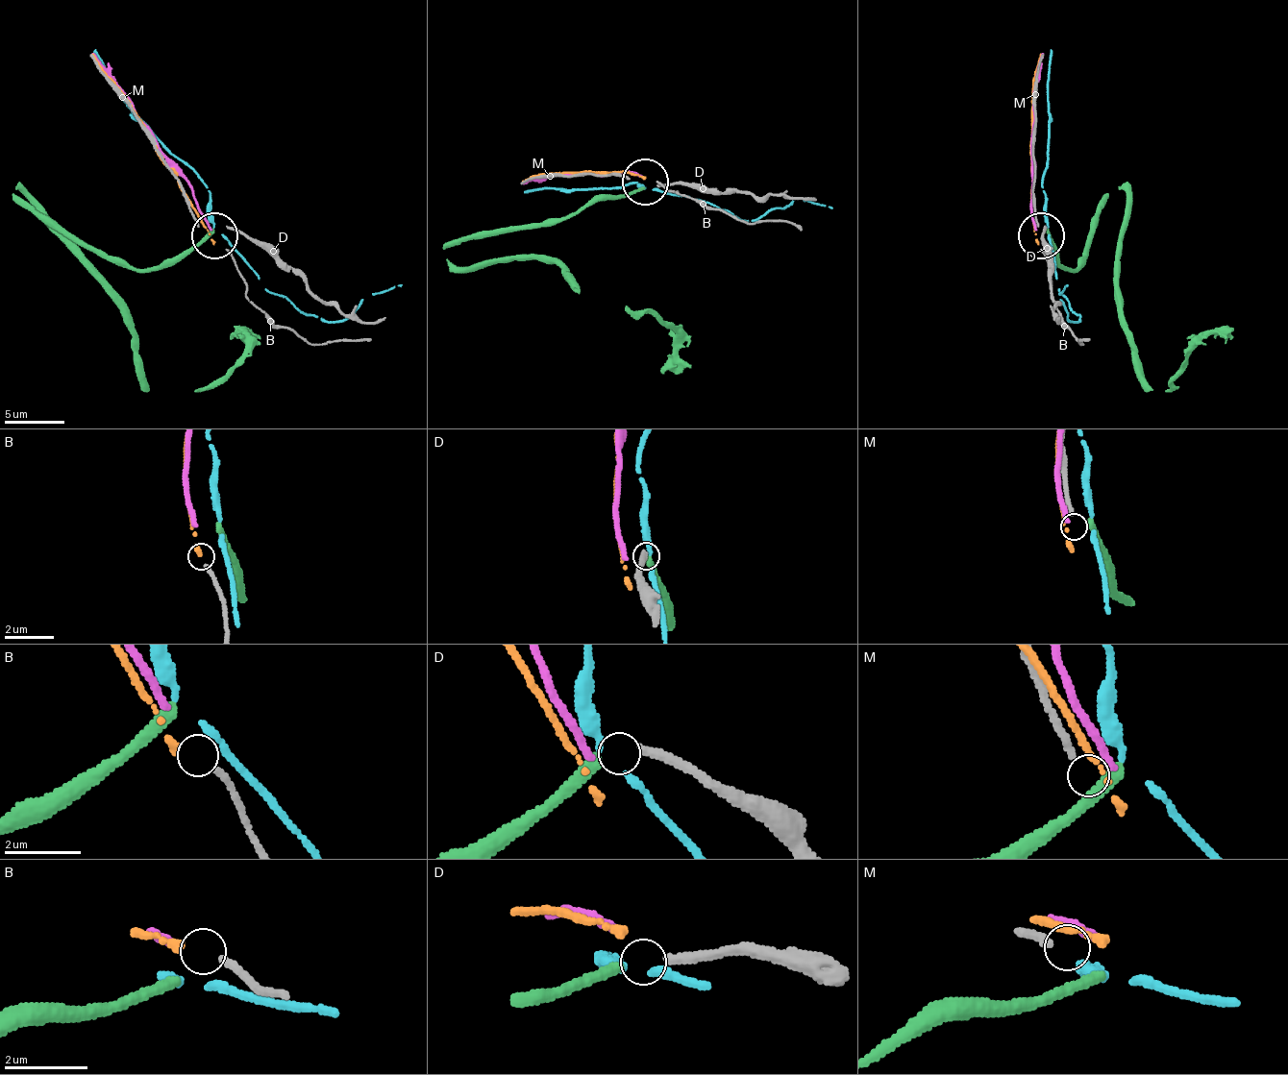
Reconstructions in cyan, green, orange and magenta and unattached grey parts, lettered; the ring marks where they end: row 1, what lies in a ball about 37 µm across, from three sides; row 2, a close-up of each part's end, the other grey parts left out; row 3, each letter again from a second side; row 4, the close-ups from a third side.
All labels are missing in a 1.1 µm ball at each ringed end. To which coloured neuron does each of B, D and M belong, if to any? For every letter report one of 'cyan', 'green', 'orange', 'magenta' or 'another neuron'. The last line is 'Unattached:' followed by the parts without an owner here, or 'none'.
B: orange
D: green
M: another neuron
Unattached: M

